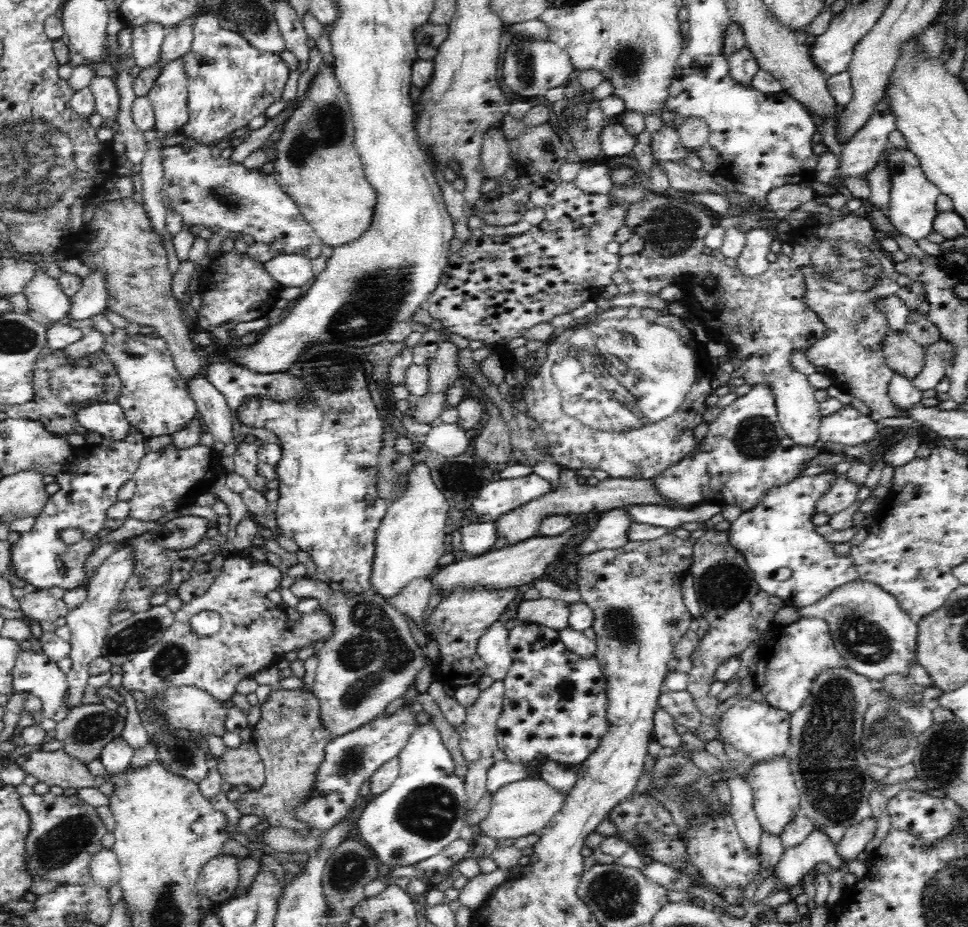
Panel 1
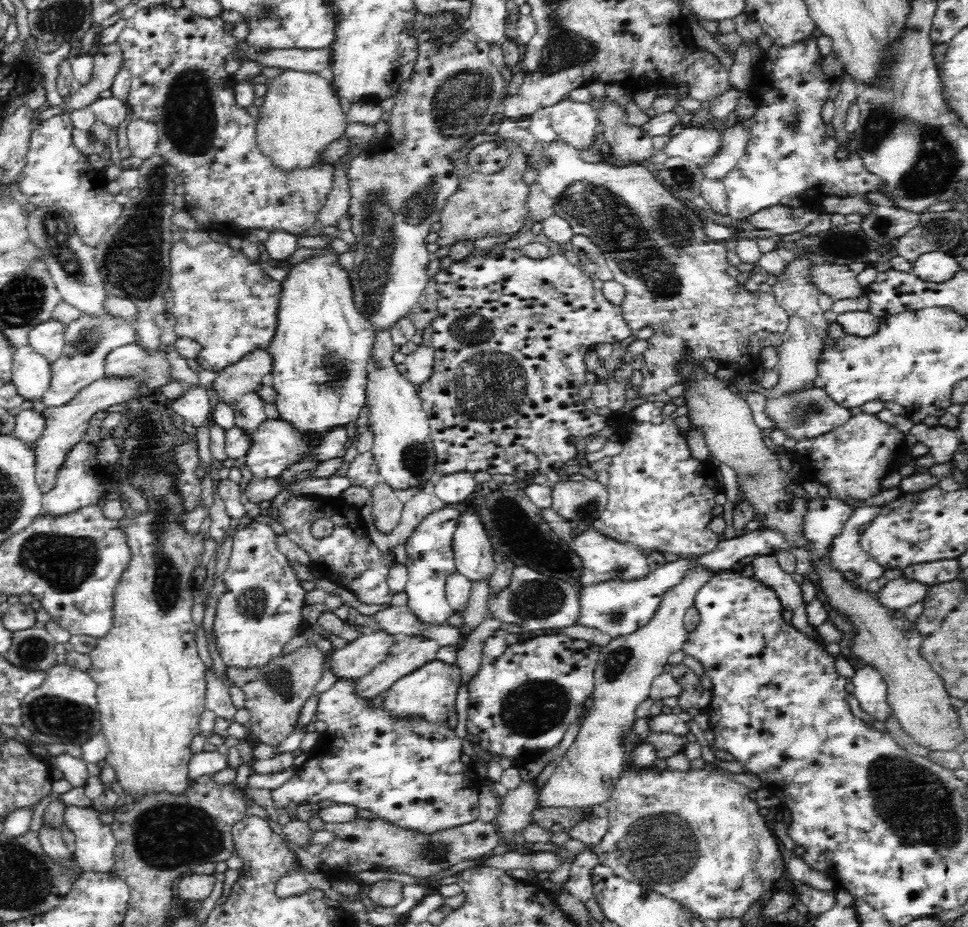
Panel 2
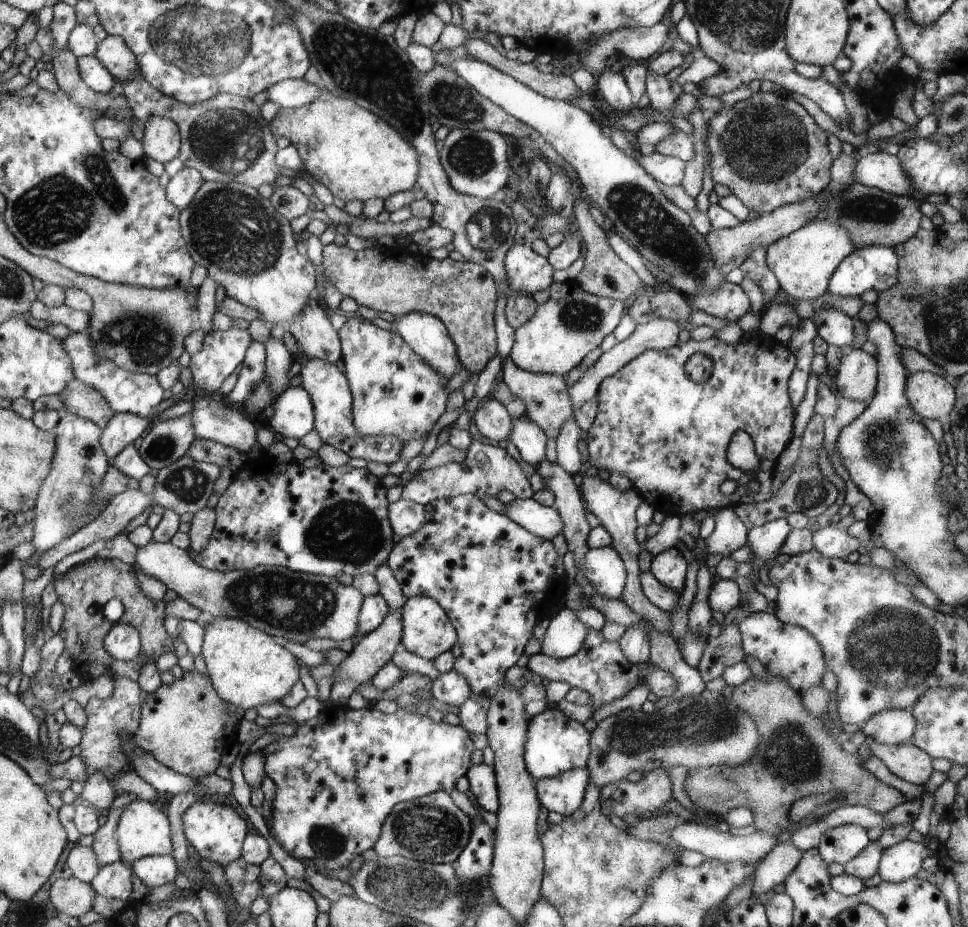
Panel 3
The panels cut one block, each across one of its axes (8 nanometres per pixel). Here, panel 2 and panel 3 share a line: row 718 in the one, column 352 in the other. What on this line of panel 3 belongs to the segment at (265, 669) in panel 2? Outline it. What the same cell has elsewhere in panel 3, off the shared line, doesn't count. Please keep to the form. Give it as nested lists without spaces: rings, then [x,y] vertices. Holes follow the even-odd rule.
[[[324,245],[322,267],[324,275],[331,284],[359,306],[378,312],[388,312],[395,317],[406,316],[412,312],[422,312],[438,317],[447,326],[459,350],[459,360],[468,373],[480,375],[496,354],[496,332],[494,332],[494,312],[496,312],[496,284],[494,278],[480,264],[455,262],[449,257],[444,260],[422,256],[418,252],[407,255],[400,250],[388,251],[384,247],[364,248],[358,252],[348,246]]]

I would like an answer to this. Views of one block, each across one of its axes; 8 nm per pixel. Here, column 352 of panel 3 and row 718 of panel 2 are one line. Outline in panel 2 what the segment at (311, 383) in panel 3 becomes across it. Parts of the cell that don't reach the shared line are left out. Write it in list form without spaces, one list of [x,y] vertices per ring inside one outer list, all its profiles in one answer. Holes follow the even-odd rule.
[[[438,659],[424,663],[418,670],[398,680],[385,692],[384,707],[389,716],[400,720],[425,720],[425,723],[440,724],[448,729],[457,726],[456,696],[462,684],[457,663],[447,664]]]

